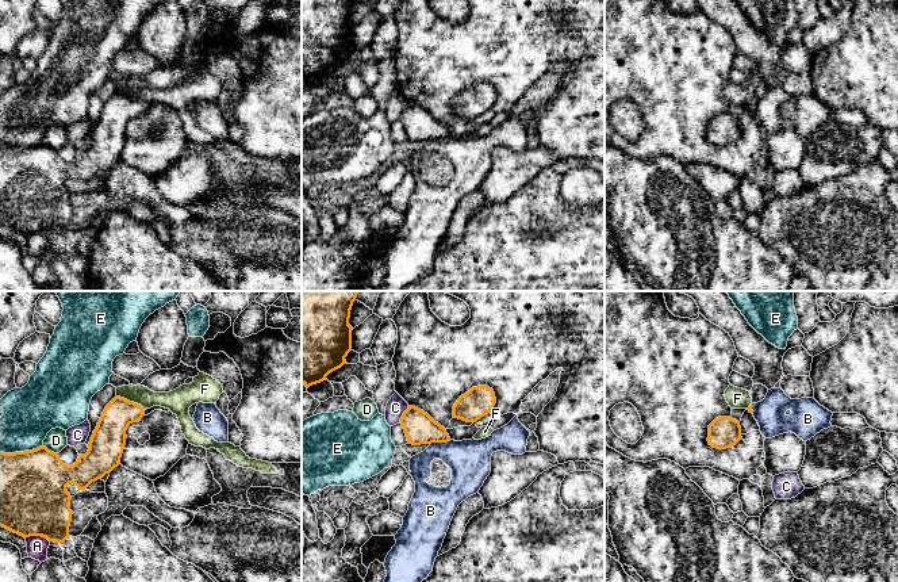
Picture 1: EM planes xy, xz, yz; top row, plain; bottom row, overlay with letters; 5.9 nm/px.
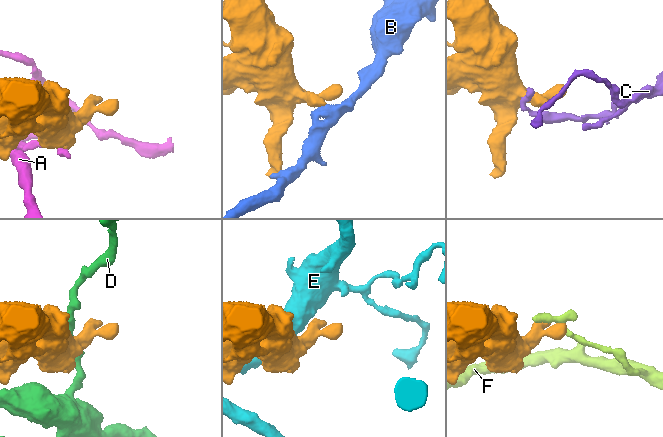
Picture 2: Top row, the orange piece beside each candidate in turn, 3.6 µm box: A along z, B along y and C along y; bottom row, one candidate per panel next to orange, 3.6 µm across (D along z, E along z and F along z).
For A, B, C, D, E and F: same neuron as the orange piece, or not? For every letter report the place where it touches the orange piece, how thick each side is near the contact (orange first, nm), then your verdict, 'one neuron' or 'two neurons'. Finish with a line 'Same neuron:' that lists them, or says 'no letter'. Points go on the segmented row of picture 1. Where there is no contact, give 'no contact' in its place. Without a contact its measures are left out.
A: contact xy (37, 535); calibres 420 and 130 nm; two neurons
B: contact xz (440, 441); calibres 190 and 260 nm; two neurons
C: contact xz (403, 414); calibres 190 and 120 nm; two neurons
D: contact xy (50, 451); calibres 400 and 130 nm; two neurons
E: contact xy (20, 452); calibres 400 and 320 nm; two neurons
F: contact xy (131, 402); calibres 200 and 120 nm; two neurons
Same neuron: no letter

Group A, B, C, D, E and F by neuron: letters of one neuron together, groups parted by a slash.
A / B / C / D / E / F

